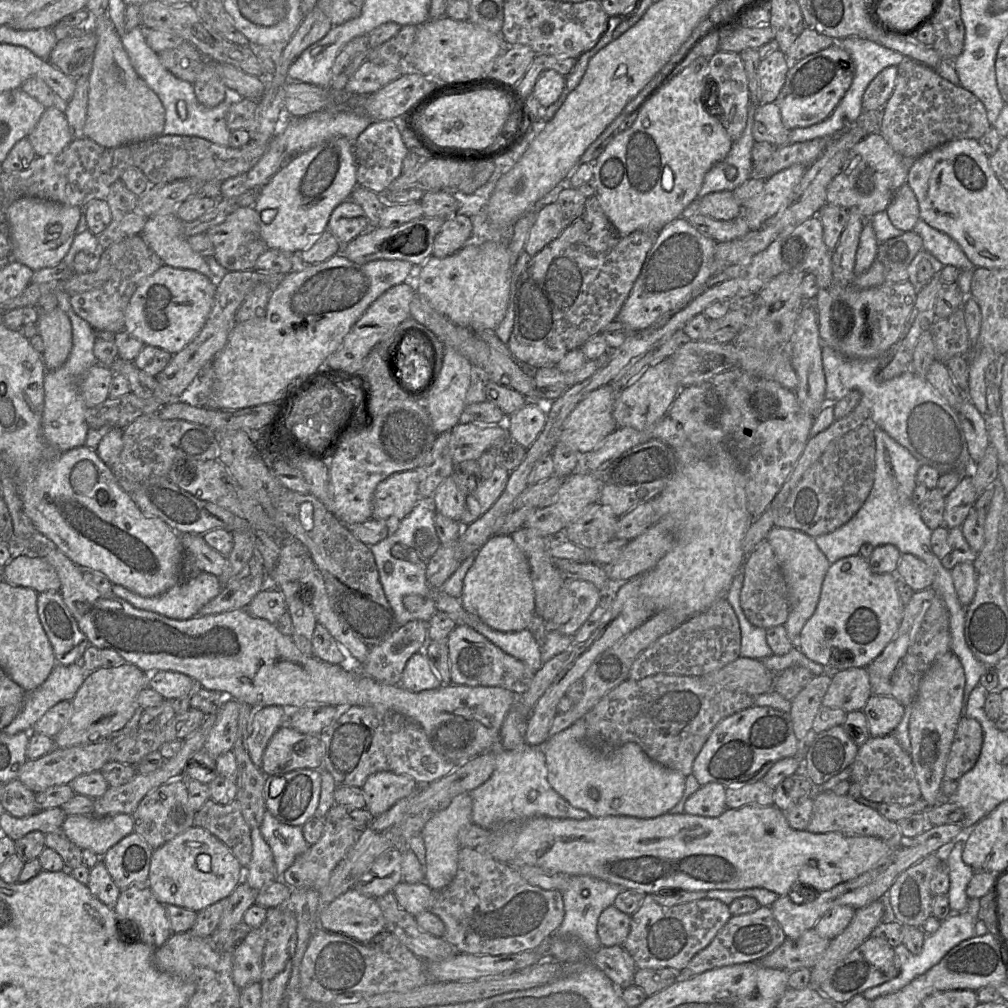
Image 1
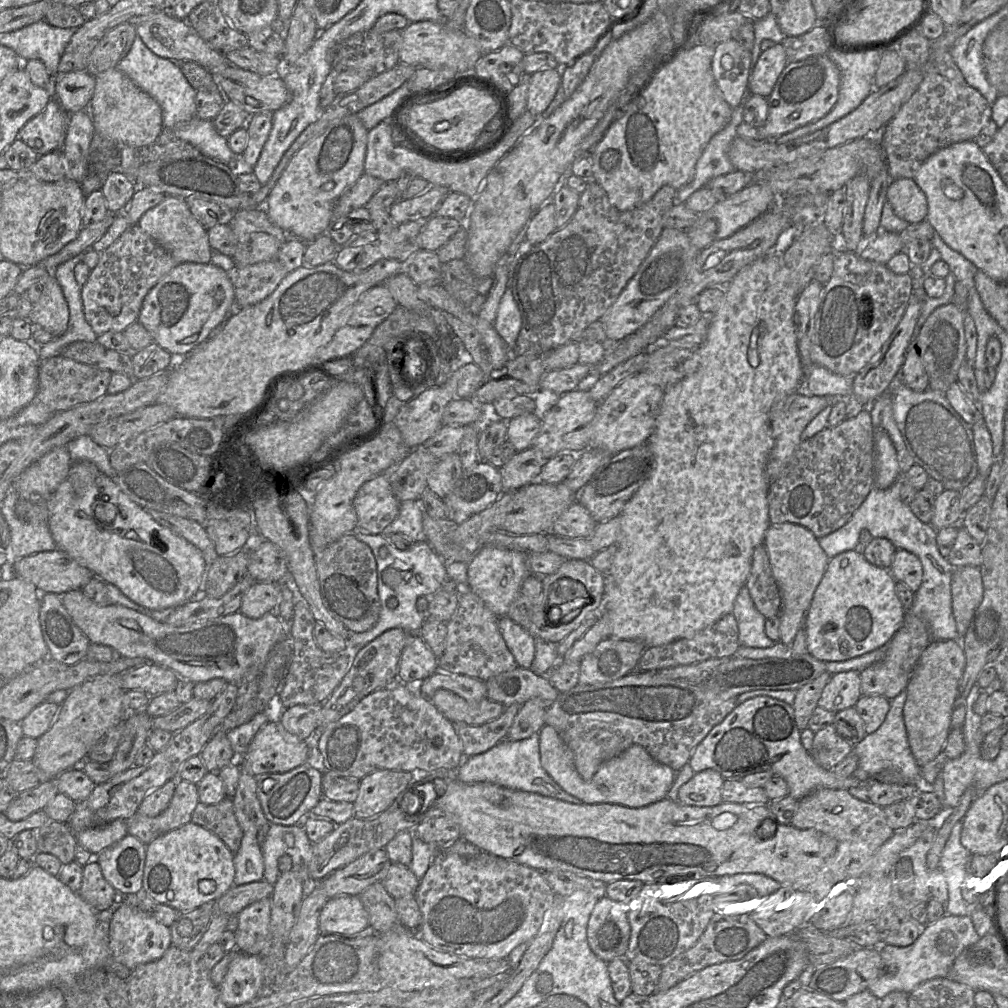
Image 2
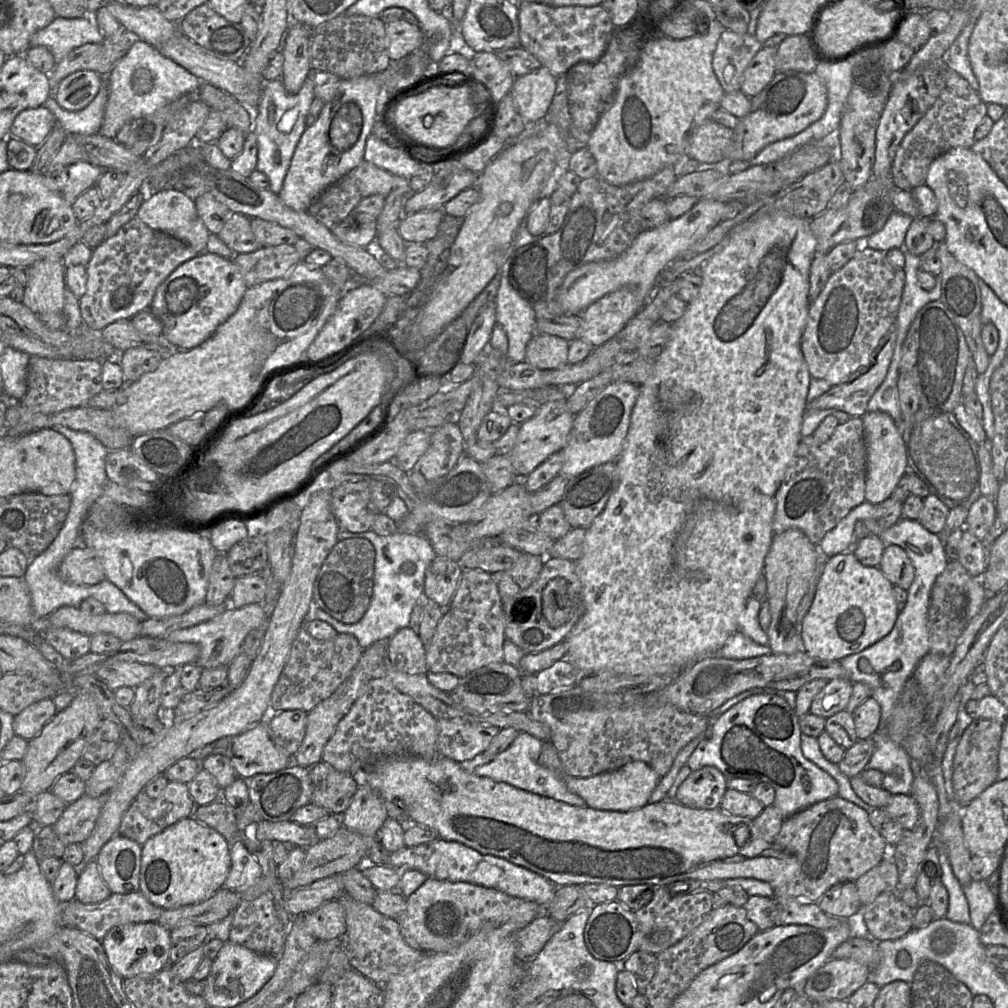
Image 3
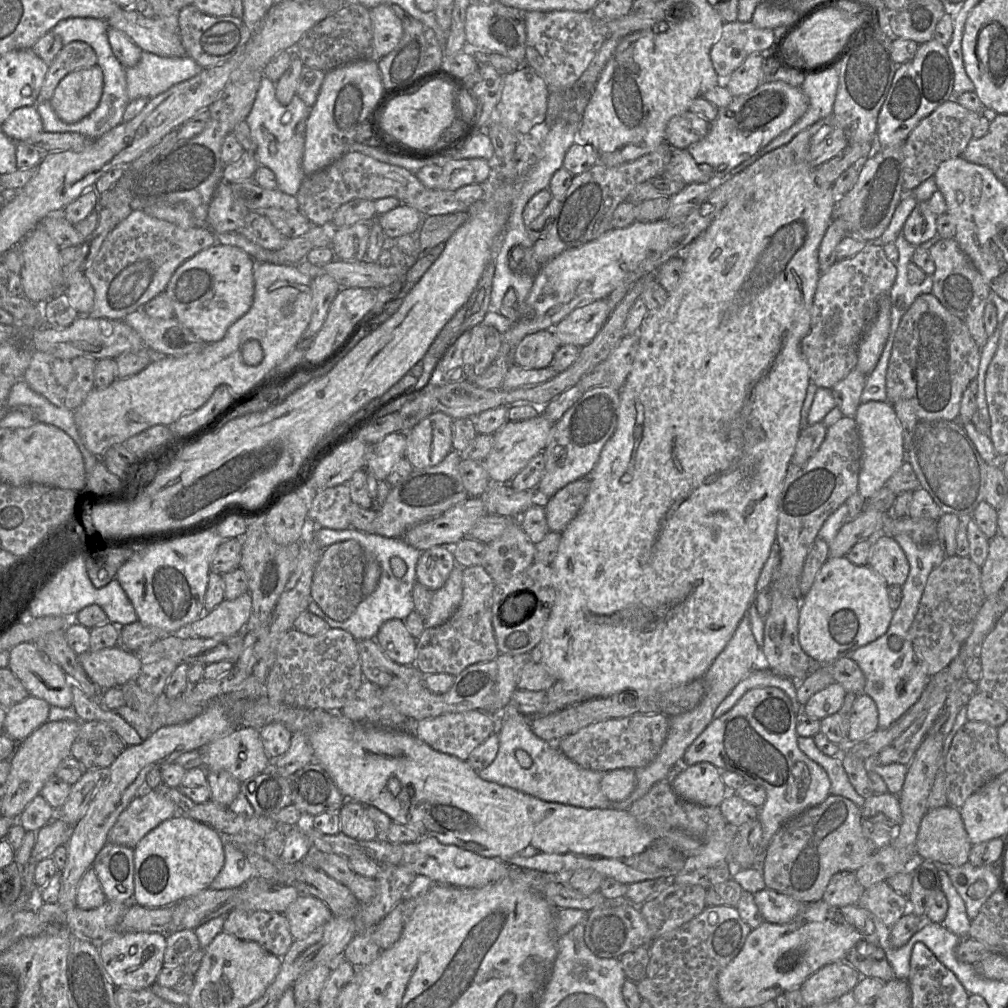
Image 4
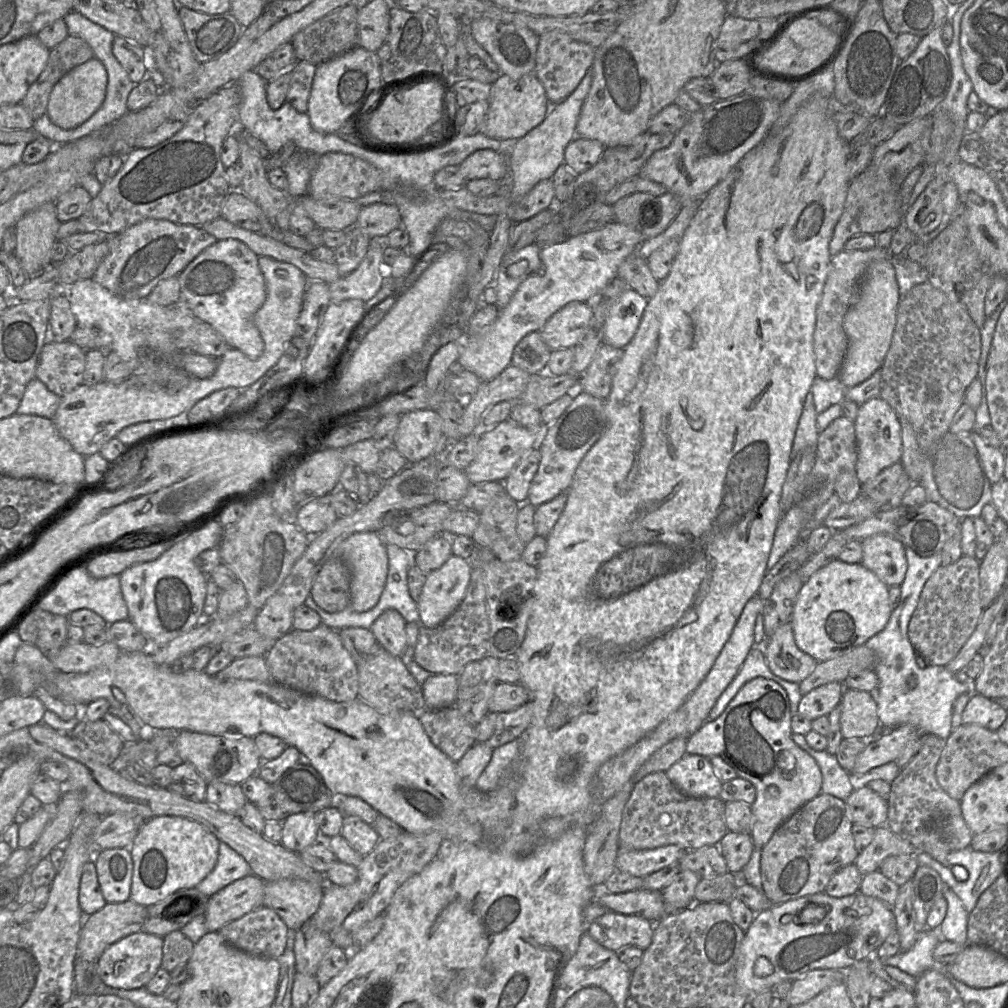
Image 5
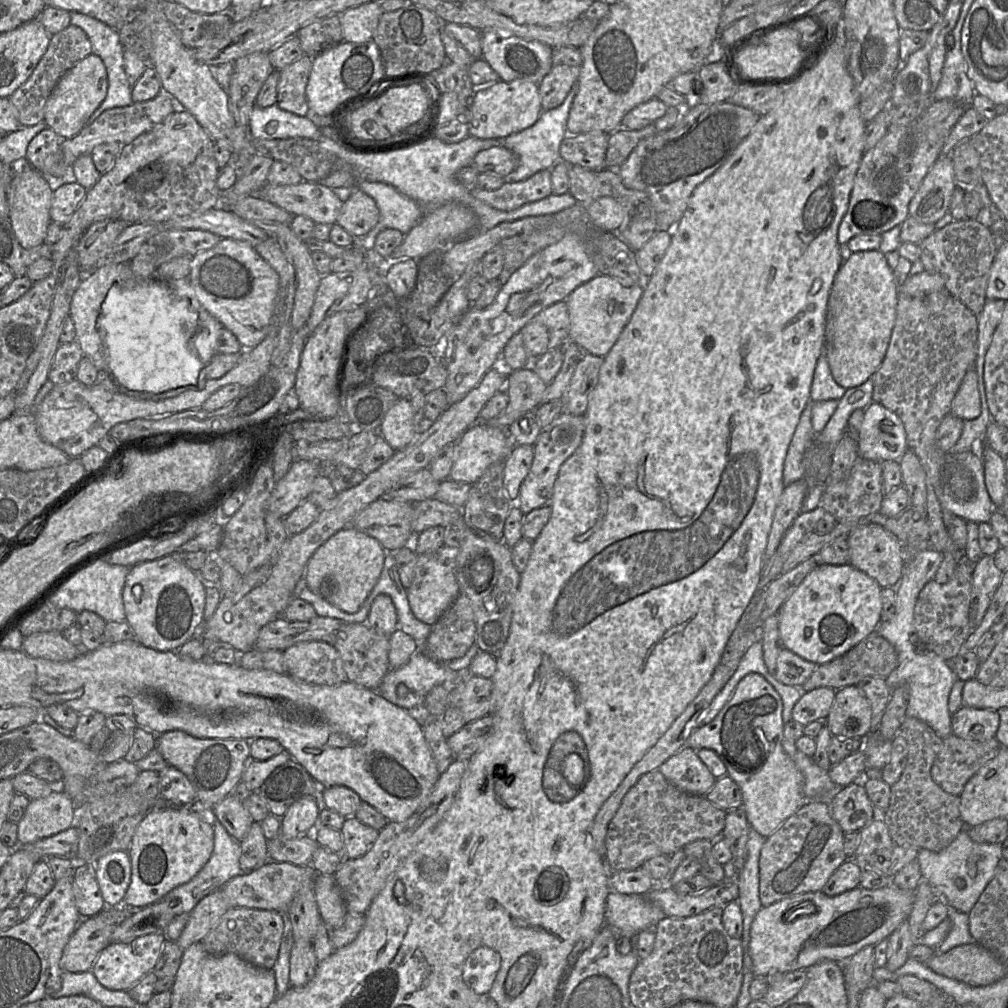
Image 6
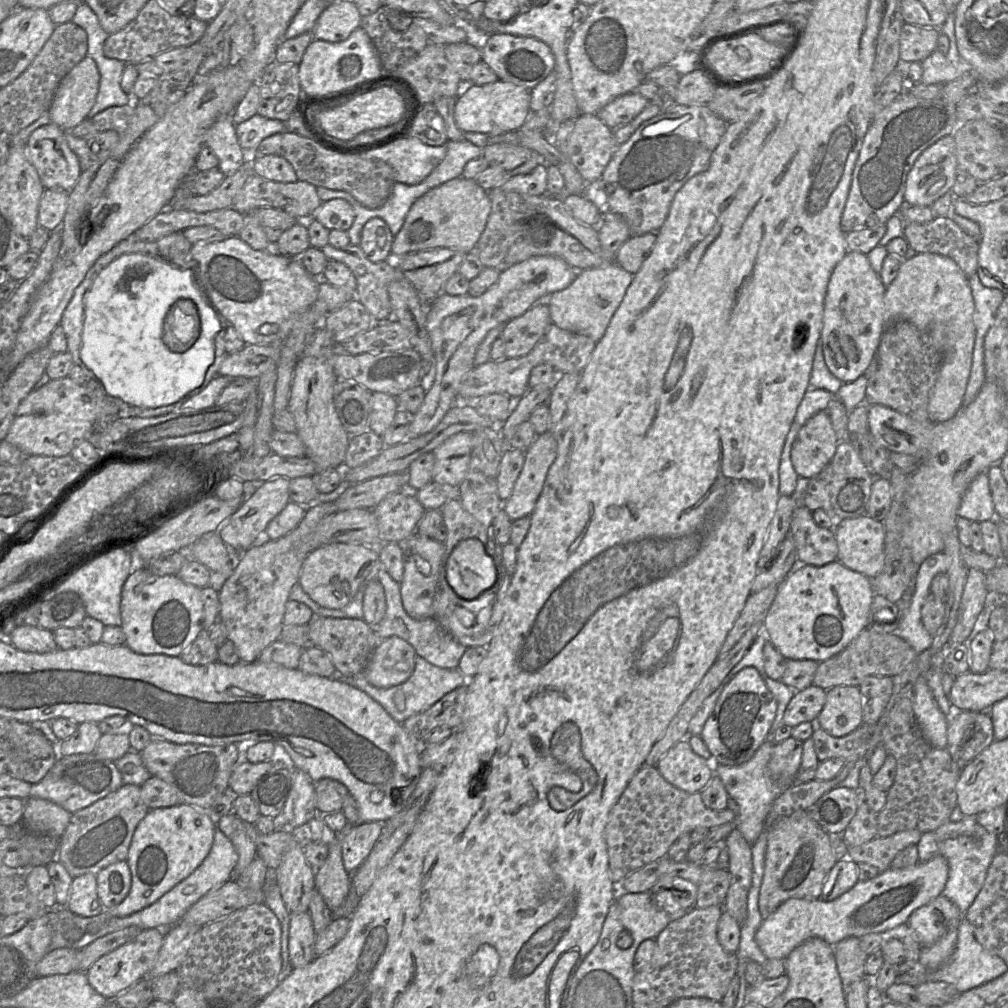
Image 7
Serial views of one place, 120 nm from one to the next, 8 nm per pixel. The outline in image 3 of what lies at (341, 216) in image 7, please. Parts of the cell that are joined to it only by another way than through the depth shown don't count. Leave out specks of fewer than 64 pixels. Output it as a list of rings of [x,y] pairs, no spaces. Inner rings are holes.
[[[443,209],[404,214],[397,224],[398,231],[406,243],[426,243],[436,236],[444,215]]]

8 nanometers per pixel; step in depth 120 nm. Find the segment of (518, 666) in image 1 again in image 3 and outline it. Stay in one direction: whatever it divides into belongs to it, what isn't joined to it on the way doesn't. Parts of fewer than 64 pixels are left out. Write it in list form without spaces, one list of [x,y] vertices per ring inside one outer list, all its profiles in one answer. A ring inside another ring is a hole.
[[[479,568],[462,570],[457,591],[450,605],[444,609],[434,636],[425,645],[427,671],[435,674],[450,673],[460,678],[480,667],[503,662],[504,640],[503,606],[494,575]]]

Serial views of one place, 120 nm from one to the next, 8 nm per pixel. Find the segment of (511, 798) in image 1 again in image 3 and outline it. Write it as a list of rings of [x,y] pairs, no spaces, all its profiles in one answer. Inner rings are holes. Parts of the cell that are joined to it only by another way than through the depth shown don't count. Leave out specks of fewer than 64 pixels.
[[[519,732],[512,744],[495,758],[473,767],[472,772],[480,777],[488,777],[494,781],[508,783],[516,788],[532,792],[541,796],[550,797],[567,804],[585,807],[585,800],[571,792],[563,779],[554,771],[542,766],[538,759],[543,741],[527,732]]]

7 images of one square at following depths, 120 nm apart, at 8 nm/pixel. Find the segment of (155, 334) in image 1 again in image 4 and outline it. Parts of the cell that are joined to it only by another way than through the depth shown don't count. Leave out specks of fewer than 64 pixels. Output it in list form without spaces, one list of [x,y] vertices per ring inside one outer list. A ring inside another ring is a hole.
[[[221,243],[186,260],[177,268],[165,288],[173,304],[173,317],[206,343],[221,340],[228,328],[253,304],[256,263],[260,262],[256,262],[244,250]]]

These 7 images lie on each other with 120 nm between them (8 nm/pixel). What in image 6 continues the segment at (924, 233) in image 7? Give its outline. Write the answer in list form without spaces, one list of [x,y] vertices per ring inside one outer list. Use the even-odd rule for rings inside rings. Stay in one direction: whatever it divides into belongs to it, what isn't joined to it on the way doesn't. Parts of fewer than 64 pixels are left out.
[[[974,219],[954,220],[945,227],[935,230],[917,245],[921,249],[920,259],[924,270],[930,273],[940,274],[945,279],[945,289],[964,303],[974,315],[978,316],[983,310],[986,301],[986,288],[990,270],[999,246],[990,230]]]

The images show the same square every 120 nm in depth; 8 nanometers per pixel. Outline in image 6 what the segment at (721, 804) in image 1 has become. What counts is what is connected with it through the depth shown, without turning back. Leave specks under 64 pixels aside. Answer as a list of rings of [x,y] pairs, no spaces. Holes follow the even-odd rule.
[[[687,745],[667,759],[658,770],[668,782],[690,795],[705,796],[716,782],[696,750]]]

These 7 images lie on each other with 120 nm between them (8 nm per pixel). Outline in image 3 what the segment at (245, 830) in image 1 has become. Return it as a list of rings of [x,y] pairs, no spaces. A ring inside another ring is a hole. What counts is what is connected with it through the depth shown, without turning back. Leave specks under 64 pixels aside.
[[[222,799],[204,806],[196,806],[192,816],[219,832],[229,844],[239,840],[235,809]]]

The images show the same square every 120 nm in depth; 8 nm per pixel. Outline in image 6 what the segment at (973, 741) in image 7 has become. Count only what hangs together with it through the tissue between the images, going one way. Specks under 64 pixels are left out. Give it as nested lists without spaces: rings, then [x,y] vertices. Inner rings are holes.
[[[961,706],[952,715],[952,734],[966,740],[986,741],[995,737],[999,721],[996,710]]]

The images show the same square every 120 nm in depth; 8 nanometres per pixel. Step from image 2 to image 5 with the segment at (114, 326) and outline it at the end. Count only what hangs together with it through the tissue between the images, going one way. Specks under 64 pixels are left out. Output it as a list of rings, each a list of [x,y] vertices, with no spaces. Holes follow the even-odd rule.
[[[145,219],[109,237],[110,251],[92,279],[122,299],[145,299],[162,280],[178,276],[217,239],[207,231],[165,219]]]

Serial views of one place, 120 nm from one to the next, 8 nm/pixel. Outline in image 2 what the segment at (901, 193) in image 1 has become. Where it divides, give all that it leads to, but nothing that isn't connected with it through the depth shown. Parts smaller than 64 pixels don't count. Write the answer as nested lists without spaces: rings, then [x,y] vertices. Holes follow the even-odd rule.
[[[912,178],[892,180],[887,191],[886,201],[890,203],[896,216],[910,224],[926,220],[927,198]]]

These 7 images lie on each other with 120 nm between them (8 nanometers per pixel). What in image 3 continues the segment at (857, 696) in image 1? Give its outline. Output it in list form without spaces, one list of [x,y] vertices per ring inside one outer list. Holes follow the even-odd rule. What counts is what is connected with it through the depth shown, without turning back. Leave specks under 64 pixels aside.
[[[834,678],[814,697],[809,712],[824,718],[846,709],[853,688],[848,678]]]

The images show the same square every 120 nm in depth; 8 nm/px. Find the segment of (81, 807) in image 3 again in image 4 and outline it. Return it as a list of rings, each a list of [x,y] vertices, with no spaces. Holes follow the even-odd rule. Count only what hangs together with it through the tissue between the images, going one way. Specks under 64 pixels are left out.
[[[54,818],[39,829],[36,832],[36,842],[29,863],[39,863],[52,857],[52,854],[59,846],[66,846],[73,833],[74,826],[59,818]]]

